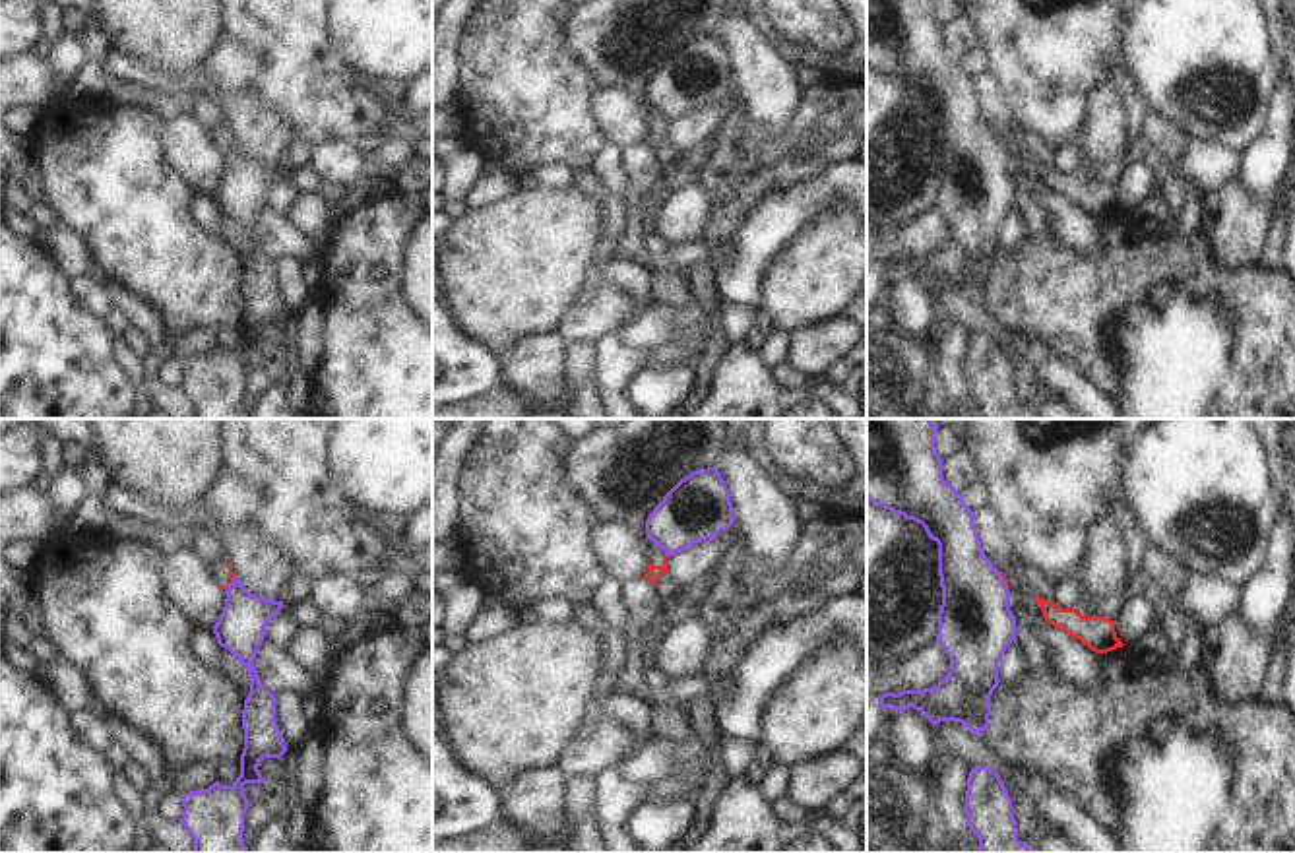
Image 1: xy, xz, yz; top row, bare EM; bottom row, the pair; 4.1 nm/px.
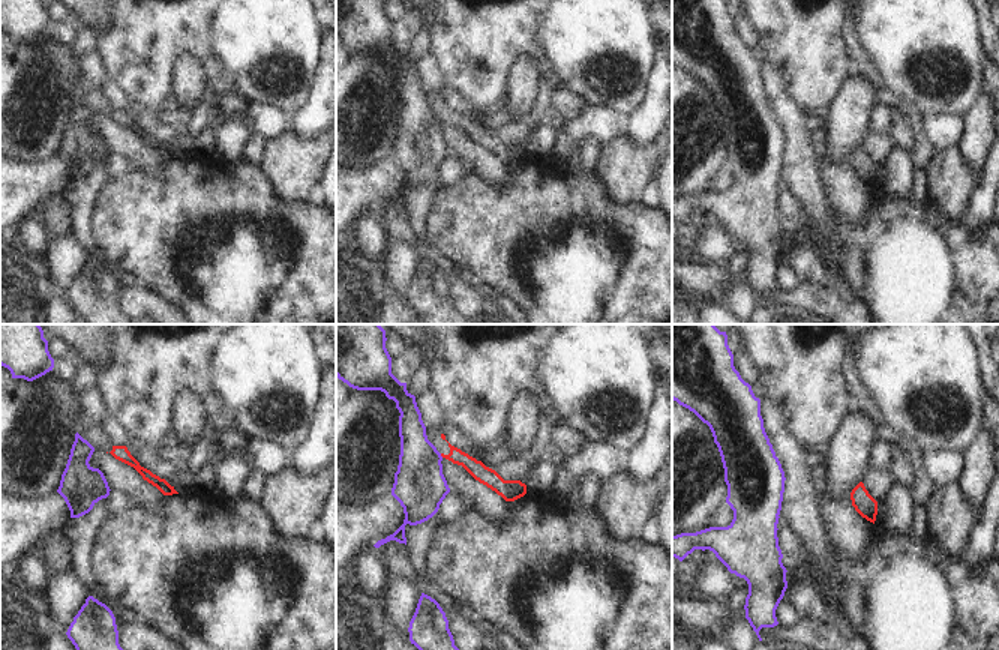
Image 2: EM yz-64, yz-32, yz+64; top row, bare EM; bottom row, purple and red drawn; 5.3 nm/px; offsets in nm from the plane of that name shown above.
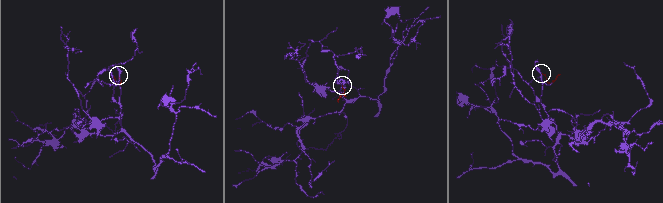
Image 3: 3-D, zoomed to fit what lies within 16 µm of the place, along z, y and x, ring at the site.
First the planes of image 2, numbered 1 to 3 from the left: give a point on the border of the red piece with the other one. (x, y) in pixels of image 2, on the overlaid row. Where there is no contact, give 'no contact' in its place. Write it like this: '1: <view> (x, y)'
1: no contact
2: yz-32 (440, 455)
3: no contact

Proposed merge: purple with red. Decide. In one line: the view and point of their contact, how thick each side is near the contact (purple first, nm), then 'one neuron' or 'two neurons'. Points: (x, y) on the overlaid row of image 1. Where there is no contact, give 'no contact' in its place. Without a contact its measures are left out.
yz (1003, 580) | 320/20 nm | two neurons

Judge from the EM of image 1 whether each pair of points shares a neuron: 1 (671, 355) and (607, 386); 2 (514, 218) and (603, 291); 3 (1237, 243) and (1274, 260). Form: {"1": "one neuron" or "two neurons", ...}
{"1": "two neurons", "2": "two neurons", "3": "two neurons"}

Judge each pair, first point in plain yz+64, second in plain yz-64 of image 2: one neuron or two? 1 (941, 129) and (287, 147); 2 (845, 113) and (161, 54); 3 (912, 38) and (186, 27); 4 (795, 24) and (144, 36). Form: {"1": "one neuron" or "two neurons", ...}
{"1": "two neurons", "2": "two neurons", "3": "two neurons", "4": "one neuron"}

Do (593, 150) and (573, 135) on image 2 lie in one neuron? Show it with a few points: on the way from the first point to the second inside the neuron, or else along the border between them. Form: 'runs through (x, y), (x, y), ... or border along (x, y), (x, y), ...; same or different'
border along (579, 146), (594, 141), (600, 147); different

